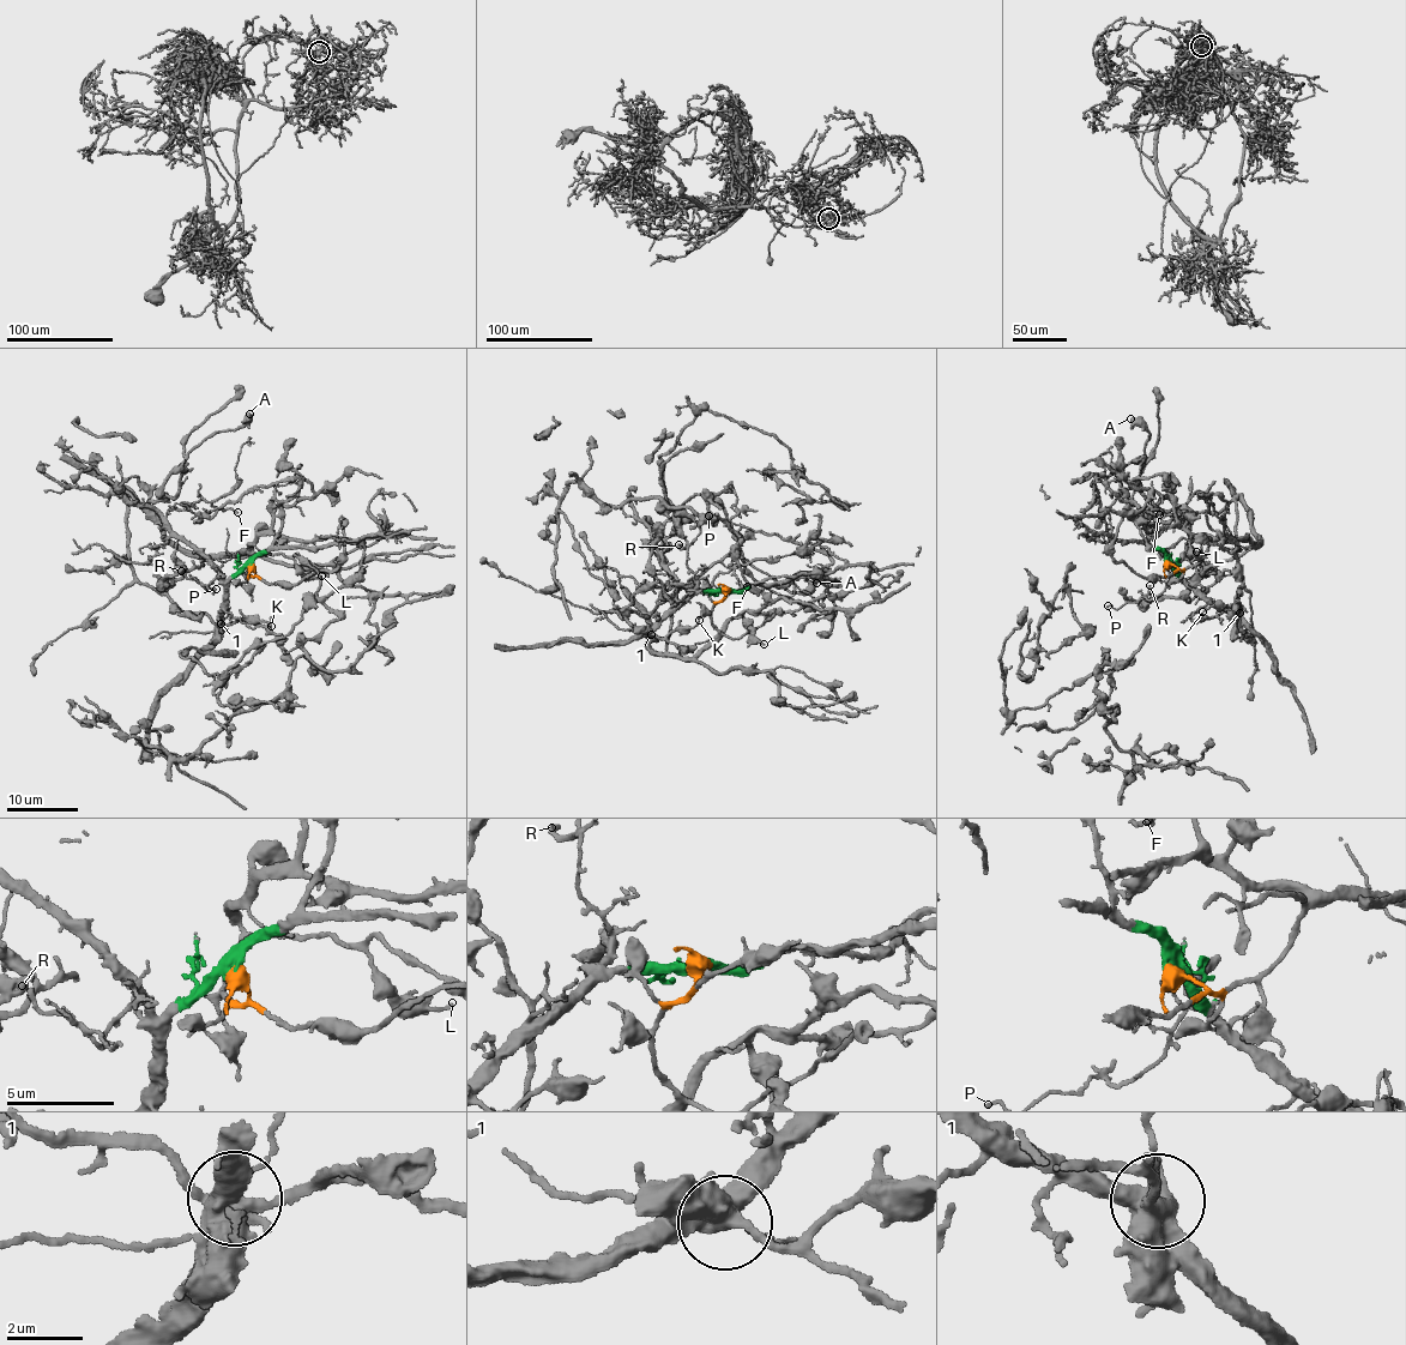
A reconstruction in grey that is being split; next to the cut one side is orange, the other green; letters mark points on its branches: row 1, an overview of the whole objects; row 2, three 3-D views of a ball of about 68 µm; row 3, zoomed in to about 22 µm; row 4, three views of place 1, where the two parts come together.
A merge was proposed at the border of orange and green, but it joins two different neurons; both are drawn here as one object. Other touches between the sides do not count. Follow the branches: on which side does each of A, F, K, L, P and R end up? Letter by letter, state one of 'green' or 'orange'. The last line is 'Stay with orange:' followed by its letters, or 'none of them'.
A: orange
F: green
K: orange
L: orange
P: green
R: green
Stay with orange: A, K, L

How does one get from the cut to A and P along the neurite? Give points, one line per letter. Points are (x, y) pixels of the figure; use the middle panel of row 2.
A: (726, 589), (714, 602), (713, 641), (694, 657), (656, 656), (646, 620), (729, 555), (791, 591), (815, 583)
P: (726, 589), (698, 591), (699, 580), (687, 560), (688, 546), (708, 514)

